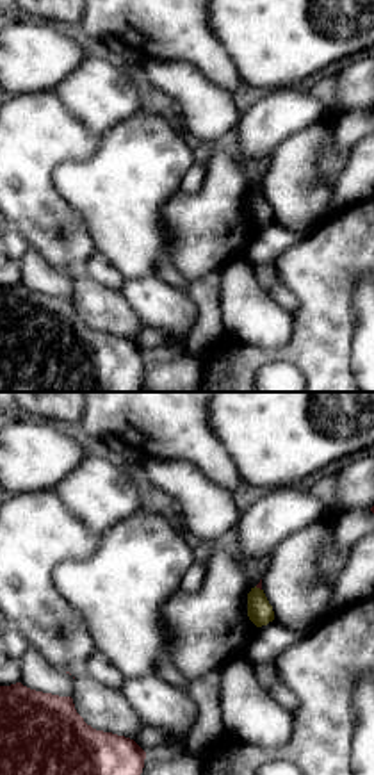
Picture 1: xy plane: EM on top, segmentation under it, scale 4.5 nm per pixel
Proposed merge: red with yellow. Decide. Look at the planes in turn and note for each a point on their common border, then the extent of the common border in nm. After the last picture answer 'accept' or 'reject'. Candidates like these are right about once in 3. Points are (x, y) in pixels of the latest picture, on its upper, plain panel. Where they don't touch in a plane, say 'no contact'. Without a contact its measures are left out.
contact (259, 187); length 40 nm

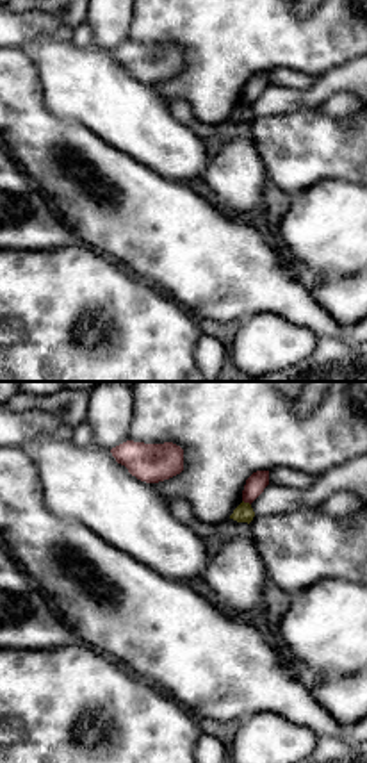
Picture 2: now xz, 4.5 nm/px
contact (246, 102); length 50 nm

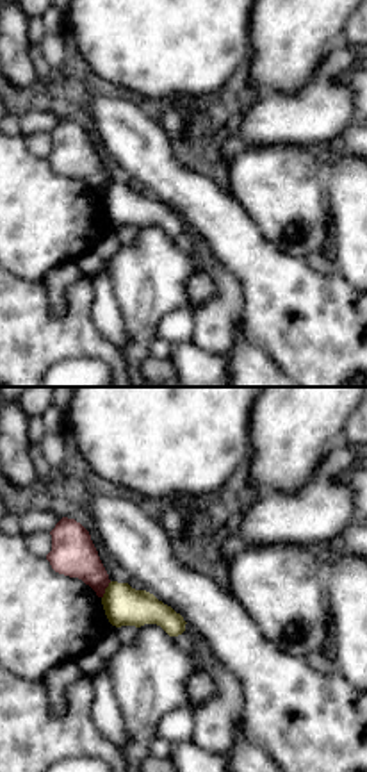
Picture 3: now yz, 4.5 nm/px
contact (104, 191); length 90 nm

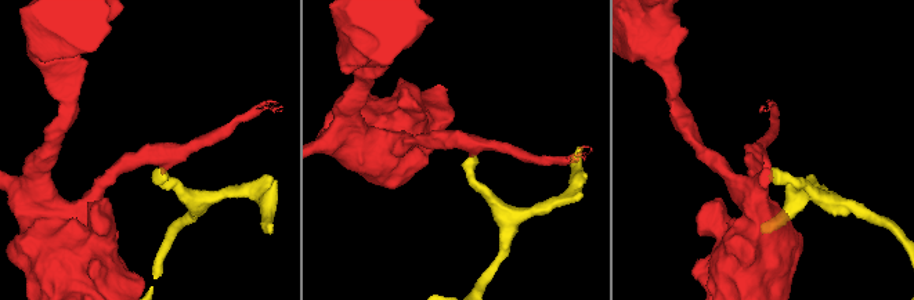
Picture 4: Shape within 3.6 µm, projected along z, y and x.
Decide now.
reject

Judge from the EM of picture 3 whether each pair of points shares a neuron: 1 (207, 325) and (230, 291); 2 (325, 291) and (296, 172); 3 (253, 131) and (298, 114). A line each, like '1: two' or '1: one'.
1: one
2: two
3: one

